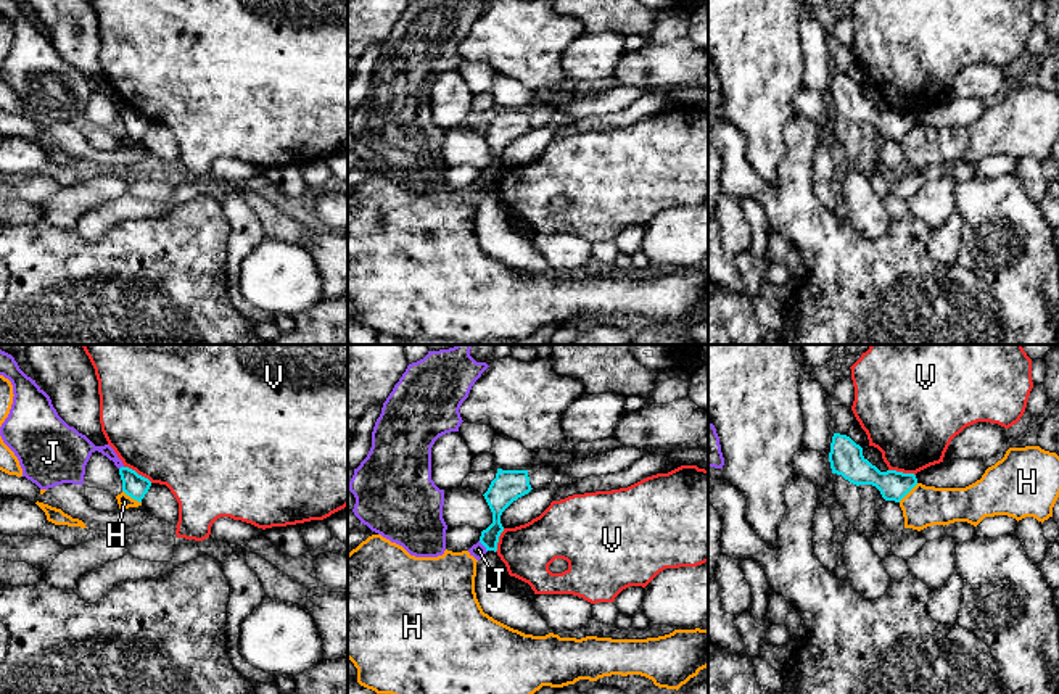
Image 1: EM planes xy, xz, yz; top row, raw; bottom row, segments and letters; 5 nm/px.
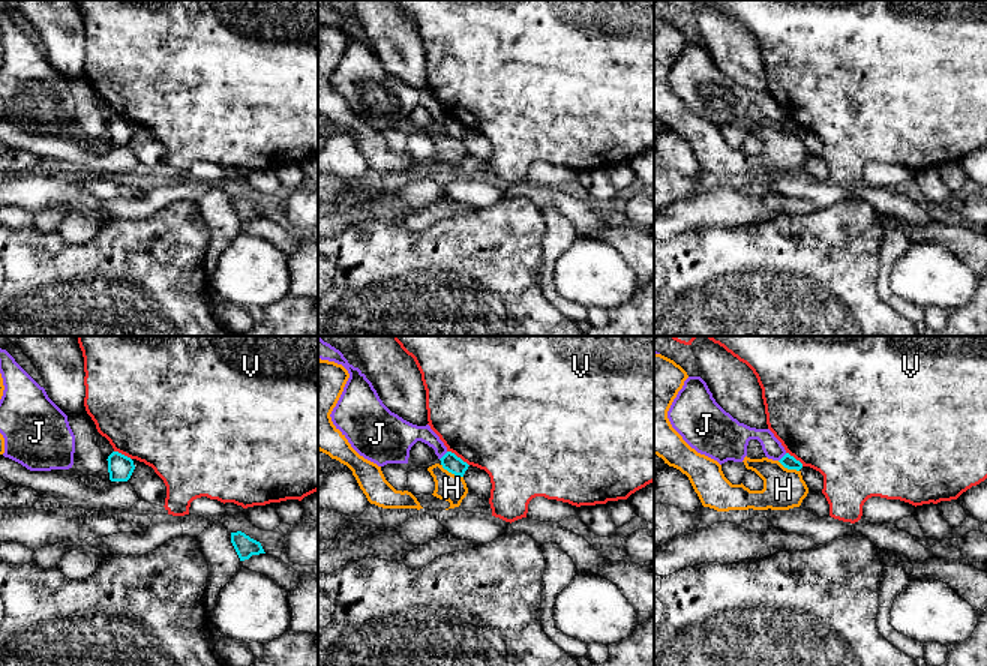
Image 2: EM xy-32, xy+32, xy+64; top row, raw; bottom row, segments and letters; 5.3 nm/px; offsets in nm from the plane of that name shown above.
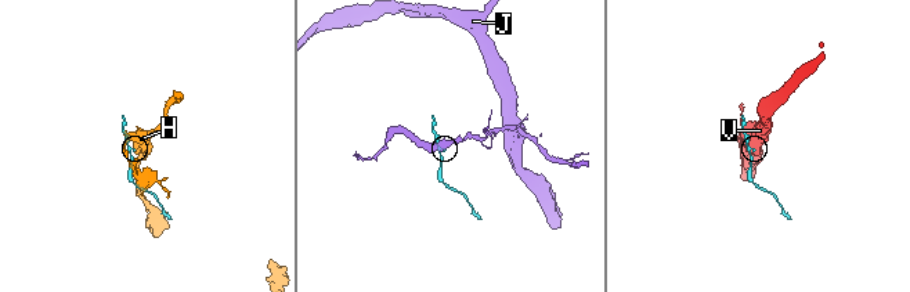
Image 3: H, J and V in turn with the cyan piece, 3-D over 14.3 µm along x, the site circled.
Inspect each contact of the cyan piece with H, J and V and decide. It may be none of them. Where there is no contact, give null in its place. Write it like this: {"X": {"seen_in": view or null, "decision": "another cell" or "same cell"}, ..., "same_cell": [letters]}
{"H": {"seen_in": "xy", "decision": "another cell"}, "J": {"seen_in": "xz", "decision": "another cell"}, "V": {"seen_in": "xy", "decision": "another cell"}, "same_cell": []}

